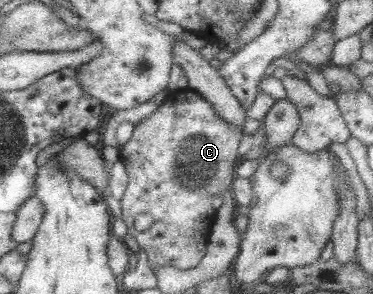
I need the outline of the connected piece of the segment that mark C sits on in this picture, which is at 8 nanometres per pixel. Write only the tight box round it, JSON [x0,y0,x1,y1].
[120,88,244,271]

